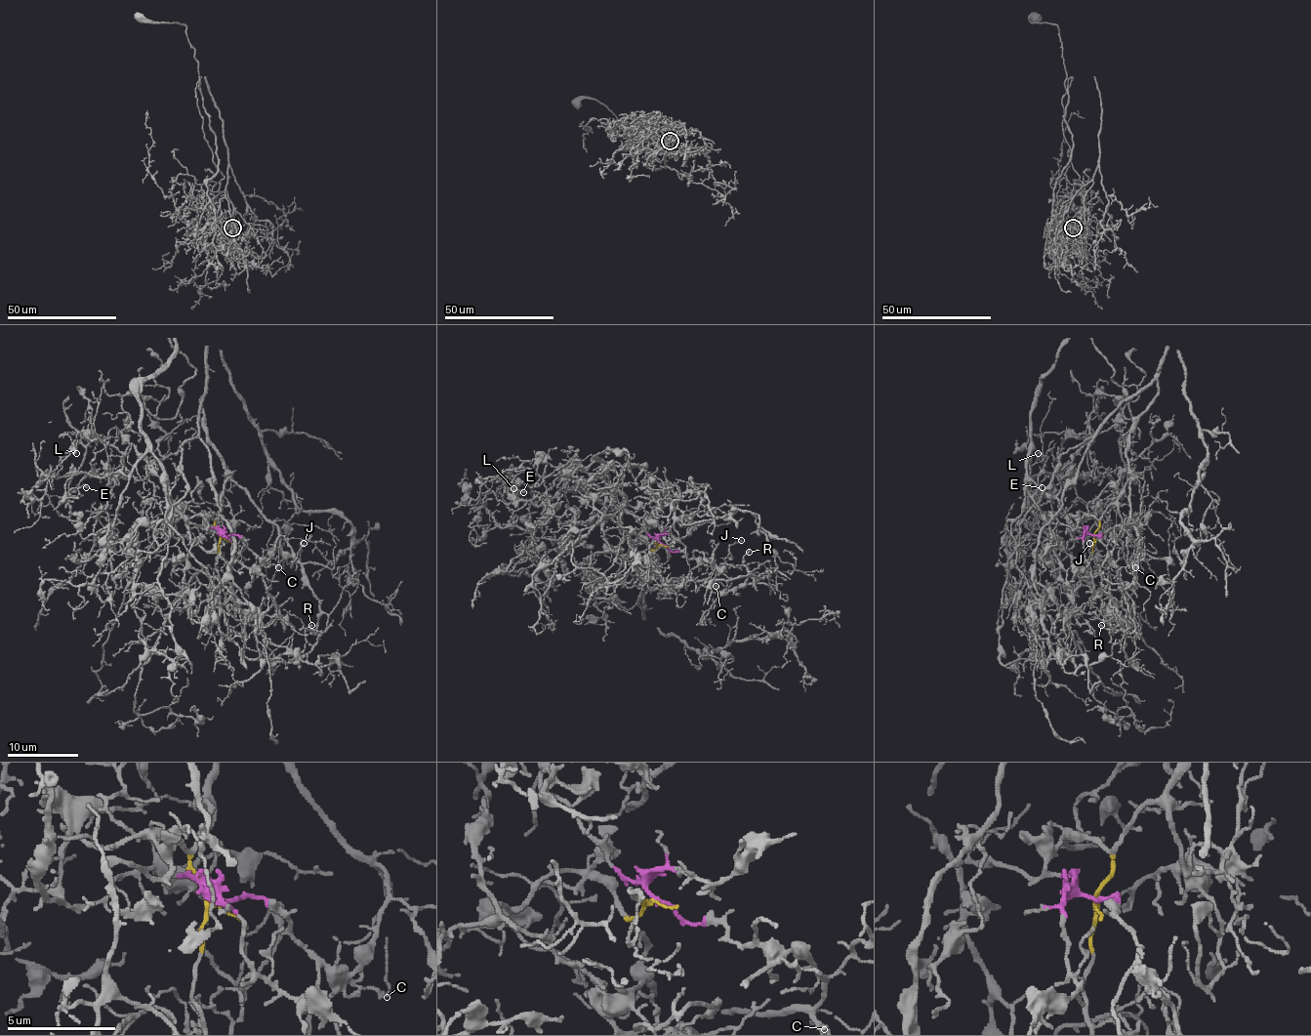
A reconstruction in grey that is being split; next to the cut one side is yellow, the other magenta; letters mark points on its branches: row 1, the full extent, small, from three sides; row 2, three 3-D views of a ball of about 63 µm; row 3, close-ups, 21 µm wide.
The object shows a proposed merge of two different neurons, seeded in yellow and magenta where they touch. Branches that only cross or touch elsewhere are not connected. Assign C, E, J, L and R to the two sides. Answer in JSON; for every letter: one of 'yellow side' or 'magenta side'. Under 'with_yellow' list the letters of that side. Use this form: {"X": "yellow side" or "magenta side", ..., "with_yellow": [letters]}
{"C": "yellow side", "E": "magenta side", "J": "yellow side", "L": "magenta side", "R": "yellow side", "with_yellow": ["C", "J", "R"]}

